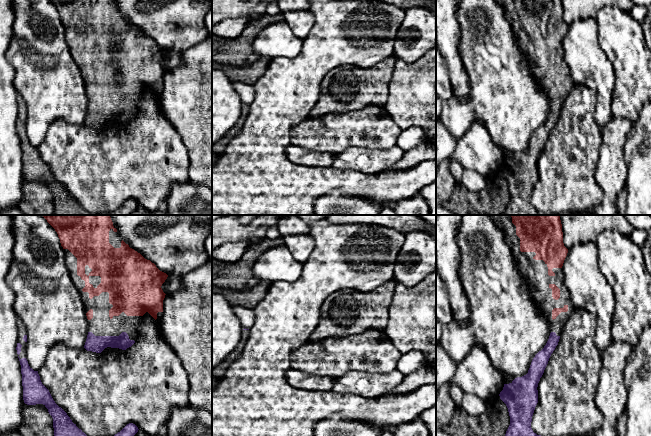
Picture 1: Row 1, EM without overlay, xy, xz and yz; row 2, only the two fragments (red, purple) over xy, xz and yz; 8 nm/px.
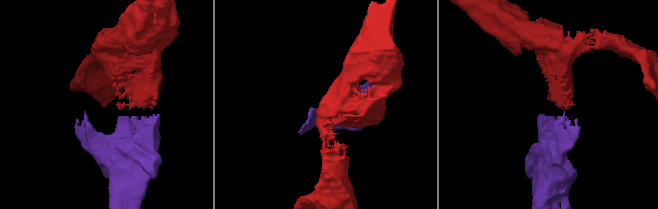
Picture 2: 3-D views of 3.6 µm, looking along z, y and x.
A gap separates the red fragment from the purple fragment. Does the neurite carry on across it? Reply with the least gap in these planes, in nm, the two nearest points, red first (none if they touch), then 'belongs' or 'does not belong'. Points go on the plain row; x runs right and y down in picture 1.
100 nm | xy (88, 95), (88, 108) | belongs

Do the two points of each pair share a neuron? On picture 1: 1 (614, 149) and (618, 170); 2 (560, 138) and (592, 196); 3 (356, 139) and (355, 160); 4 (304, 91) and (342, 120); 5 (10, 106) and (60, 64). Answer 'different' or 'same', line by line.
1: same
2: same
3: different
4: different
5: different

